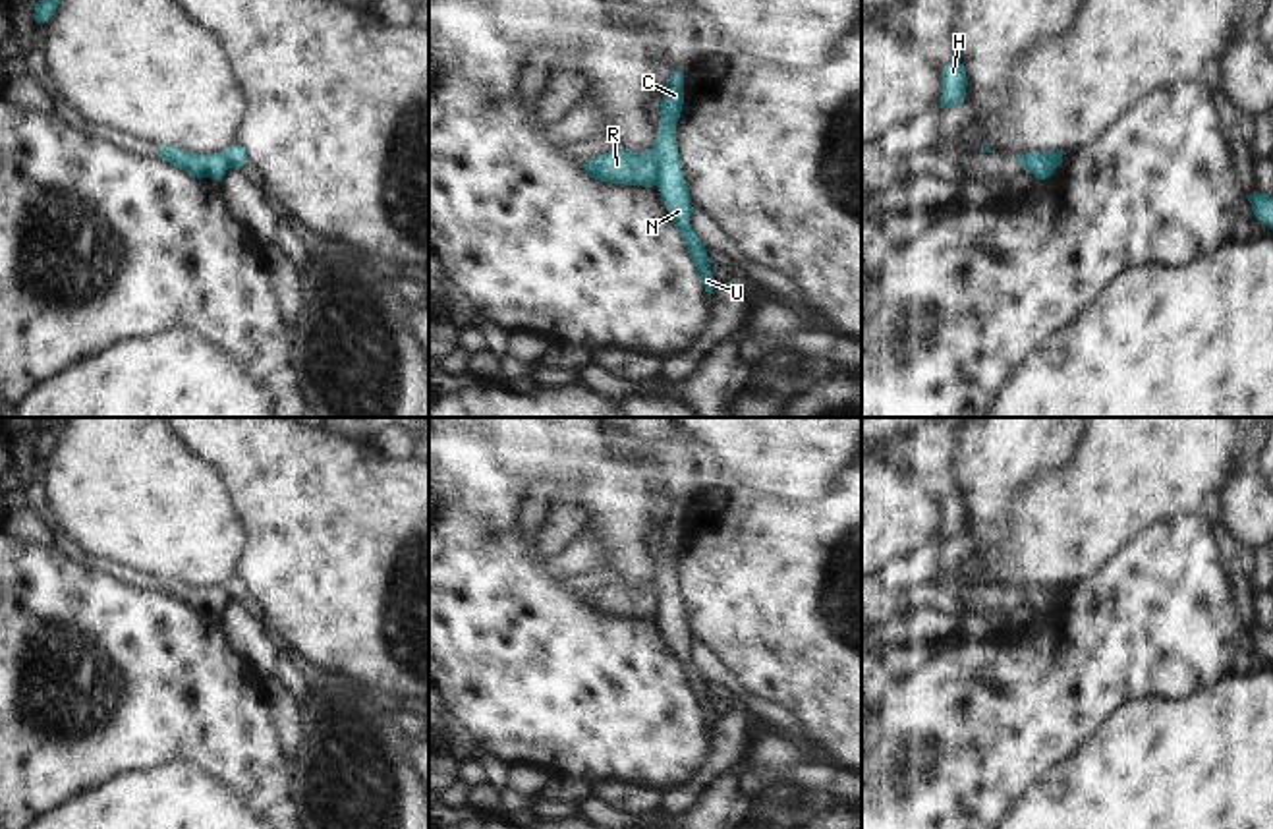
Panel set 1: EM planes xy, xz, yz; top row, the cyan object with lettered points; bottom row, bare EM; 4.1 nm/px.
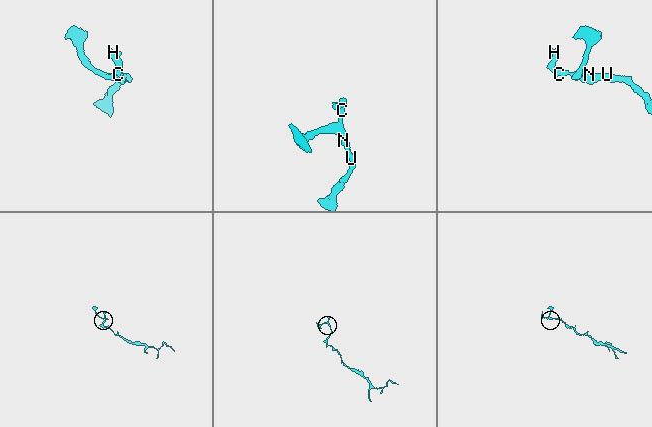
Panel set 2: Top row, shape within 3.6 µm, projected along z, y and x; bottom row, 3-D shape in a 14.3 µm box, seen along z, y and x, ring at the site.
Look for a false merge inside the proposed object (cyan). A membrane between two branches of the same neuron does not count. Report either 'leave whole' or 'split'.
split

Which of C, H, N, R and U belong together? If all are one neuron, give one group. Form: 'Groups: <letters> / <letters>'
Groups: C H N U / R

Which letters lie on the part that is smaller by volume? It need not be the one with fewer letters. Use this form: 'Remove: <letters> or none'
Remove: R

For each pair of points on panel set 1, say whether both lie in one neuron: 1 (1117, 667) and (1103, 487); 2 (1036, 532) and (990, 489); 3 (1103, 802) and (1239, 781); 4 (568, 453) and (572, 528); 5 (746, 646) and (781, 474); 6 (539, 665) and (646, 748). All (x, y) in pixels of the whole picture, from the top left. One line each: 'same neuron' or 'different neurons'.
1: different neurons
2: different neurons
3: same neuron
4: different neurons
5: different neurons
6: same neuron

